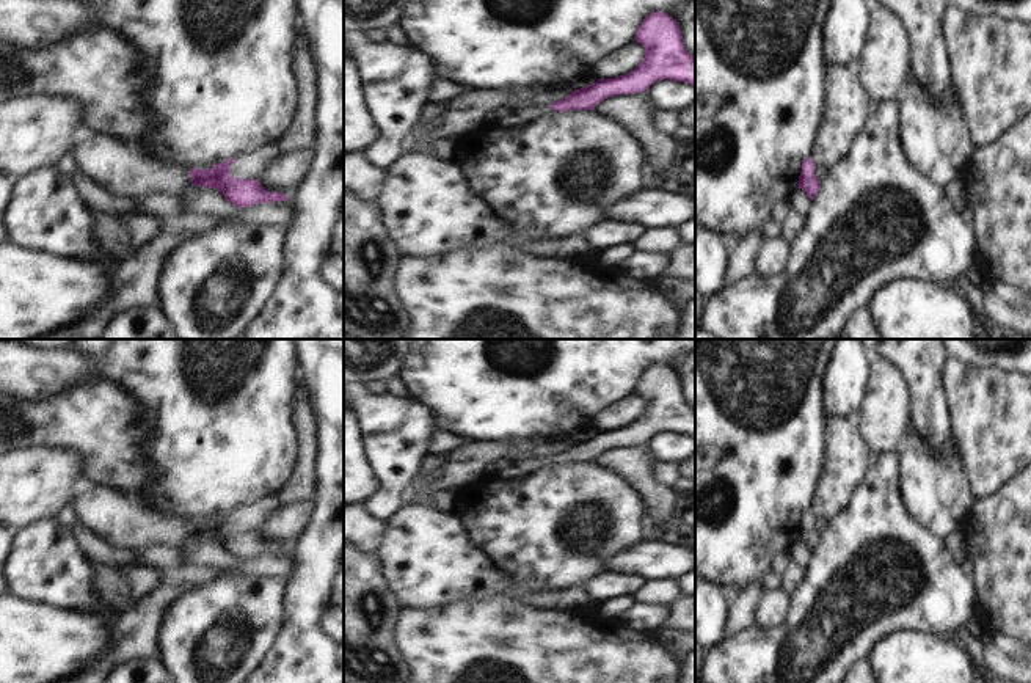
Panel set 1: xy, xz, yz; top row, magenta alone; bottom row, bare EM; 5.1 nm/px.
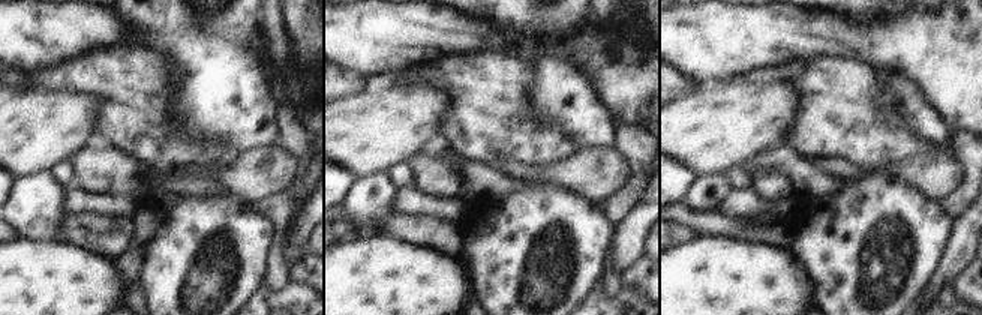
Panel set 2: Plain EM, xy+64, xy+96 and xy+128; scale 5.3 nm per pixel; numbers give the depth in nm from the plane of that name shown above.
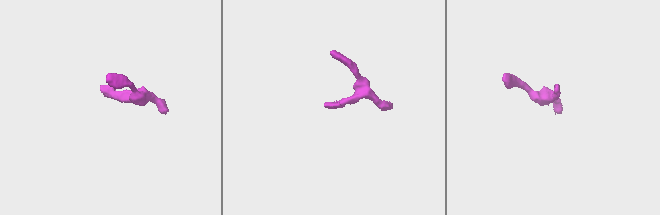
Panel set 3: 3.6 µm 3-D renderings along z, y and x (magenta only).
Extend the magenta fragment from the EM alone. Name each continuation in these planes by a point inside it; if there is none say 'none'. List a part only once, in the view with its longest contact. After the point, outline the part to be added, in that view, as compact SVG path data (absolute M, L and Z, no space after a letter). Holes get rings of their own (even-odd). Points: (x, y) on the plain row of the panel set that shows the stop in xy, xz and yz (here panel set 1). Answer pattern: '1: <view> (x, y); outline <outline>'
1: xz (504, 468); outline M551 455L526 457L523 460L499 458L483 466L482 476L515 479L554 463Z

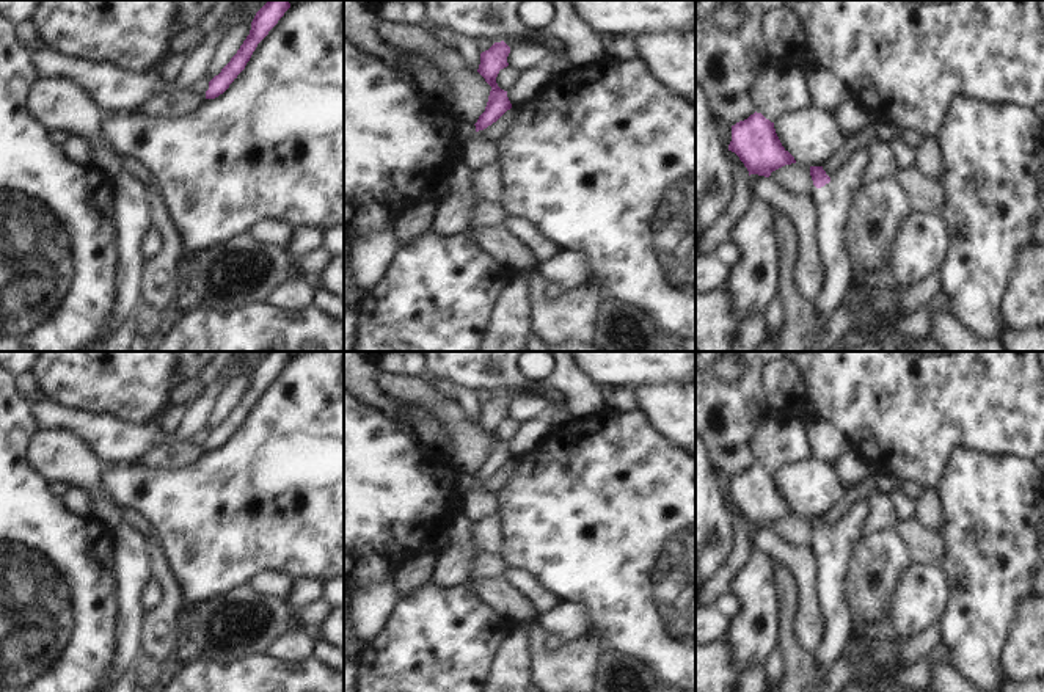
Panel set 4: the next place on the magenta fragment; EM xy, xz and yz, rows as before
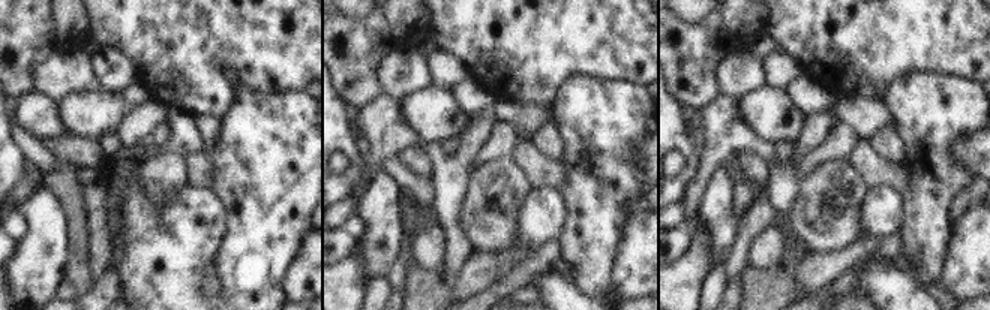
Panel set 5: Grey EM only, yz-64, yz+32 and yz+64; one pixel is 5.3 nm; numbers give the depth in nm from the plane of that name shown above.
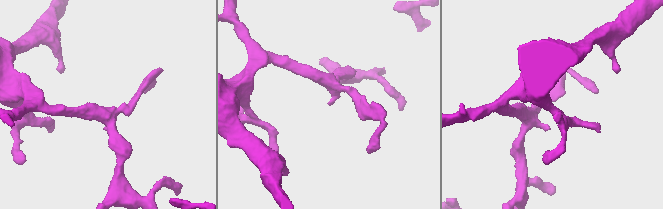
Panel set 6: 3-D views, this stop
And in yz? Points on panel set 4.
1: yz (834, 553); outline M871 497L854 502L830 534L813 543L818 598L826 617L826 639L816 651L823 676L838 662L854 632L854 618L846 603L848 568L870 516L870 505Z

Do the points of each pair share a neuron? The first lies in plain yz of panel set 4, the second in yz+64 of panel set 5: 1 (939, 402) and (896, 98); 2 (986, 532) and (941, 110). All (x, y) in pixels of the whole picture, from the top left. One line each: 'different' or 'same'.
1: different
2: same

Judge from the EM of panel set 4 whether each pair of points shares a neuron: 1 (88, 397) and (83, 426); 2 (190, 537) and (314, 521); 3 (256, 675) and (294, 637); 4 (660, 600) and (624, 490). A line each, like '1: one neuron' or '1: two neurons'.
1: two neurons
2: one neuron
3: two neurons
4: one neuron

